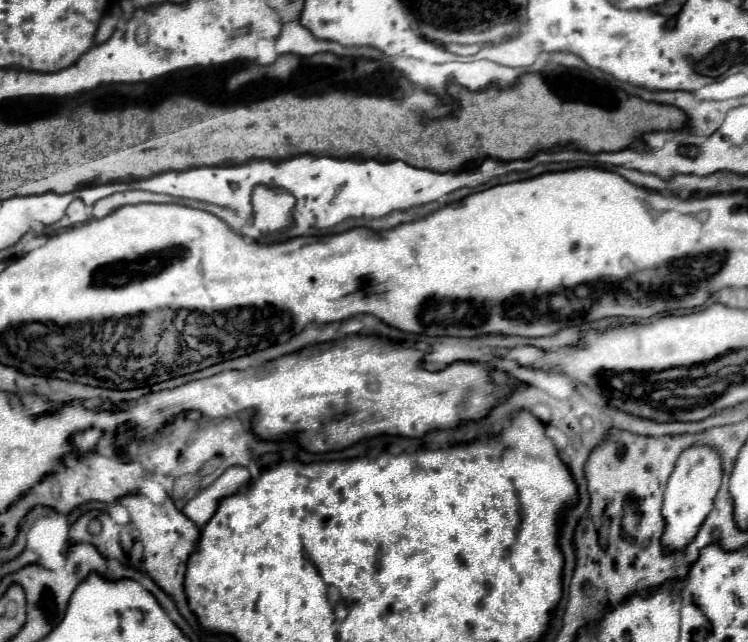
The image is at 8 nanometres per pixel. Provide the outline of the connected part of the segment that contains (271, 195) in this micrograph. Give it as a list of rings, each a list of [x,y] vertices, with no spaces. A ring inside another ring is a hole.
[[[264,184],[256,186],[252,192],[254,206],[254,226],[260,232],[276,232],[290,224],[294,196],[282,188],[268,188]]]

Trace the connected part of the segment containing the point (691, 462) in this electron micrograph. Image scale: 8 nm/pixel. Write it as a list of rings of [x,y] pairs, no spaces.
[[[690,446],[678,456],[674,472],[670,474],[666,484],[662,506],[662,516],[666,520],[662,544],[668,550],[680,550],[696,536],[700,524],[712,510],[712,502],[720,488],[720,482],[722,482],[722,460],[712,446]]]

